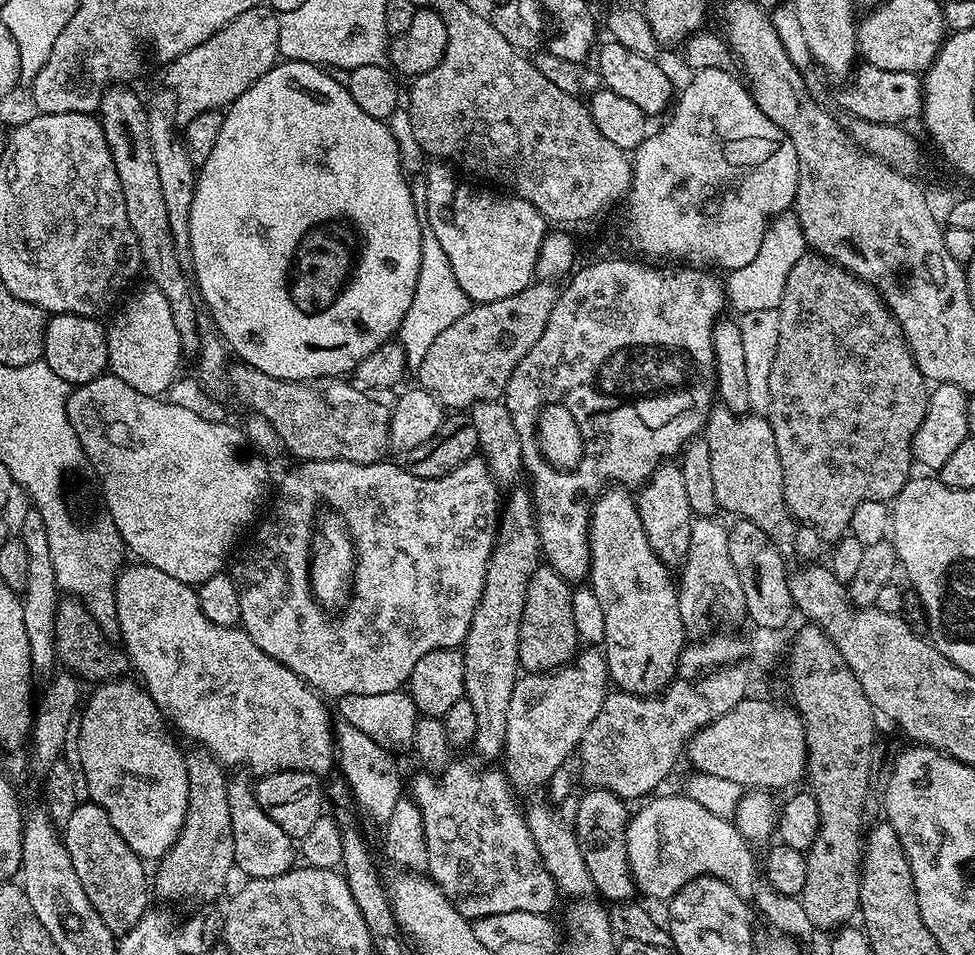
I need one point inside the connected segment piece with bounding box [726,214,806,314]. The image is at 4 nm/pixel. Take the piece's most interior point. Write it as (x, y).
(758, 286)

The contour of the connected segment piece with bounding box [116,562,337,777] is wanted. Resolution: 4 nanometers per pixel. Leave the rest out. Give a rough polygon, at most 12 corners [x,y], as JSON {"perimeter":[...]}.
{"perimeter":[[132,562],[122,647],[165,721],[229,769],[325,774],[327,703]]}

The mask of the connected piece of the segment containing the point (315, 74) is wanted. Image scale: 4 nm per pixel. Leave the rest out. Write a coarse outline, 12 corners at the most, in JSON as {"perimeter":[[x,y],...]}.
{"perimeter":[[285,59],[224,112],[186,252],[247,367],[399,333],[422,216],[387,123]]}

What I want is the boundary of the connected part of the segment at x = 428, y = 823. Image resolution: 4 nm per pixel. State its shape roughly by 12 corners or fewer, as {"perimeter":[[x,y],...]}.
{"perimeter":[[499,767],[424,770],[427,875],[473,922],[555,913]]}

